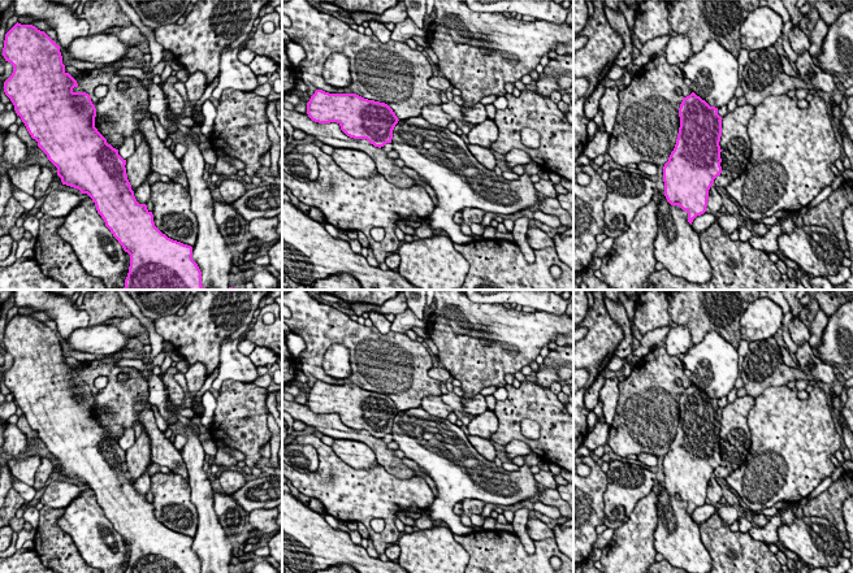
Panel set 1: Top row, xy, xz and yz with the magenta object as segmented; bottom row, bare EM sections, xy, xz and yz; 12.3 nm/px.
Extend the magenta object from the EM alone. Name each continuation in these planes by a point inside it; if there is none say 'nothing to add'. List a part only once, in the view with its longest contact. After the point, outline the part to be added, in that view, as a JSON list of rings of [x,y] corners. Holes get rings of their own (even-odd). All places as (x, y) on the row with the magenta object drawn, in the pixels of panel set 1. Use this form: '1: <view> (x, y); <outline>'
nothing to add

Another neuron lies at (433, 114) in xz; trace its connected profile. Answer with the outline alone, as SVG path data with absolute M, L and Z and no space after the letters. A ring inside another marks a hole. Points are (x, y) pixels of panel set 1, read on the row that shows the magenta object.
M433 104L425 105L421 109L420 116L430 125L438 127L447 127L449 123L454 121L451 116L449 116L442 110L441 105L433 105Z

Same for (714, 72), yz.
M714 39L689 56L683 74L692 81L692 92L718 109L729 103L740 86L737 58Z

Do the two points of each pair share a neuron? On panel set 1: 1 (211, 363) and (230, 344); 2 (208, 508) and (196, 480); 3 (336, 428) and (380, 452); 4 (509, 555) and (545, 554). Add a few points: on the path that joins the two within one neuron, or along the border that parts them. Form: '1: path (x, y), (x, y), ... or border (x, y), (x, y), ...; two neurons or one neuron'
1: border (229, 335), (221, 342), (220, 364), (217, 367); two neurons
2: path (203, 502), (200, 486); one neuron
3: path (347, 433), (363, 435), (369, 441); one neuron
4: path (518, 559), (536, 559); one neuron

